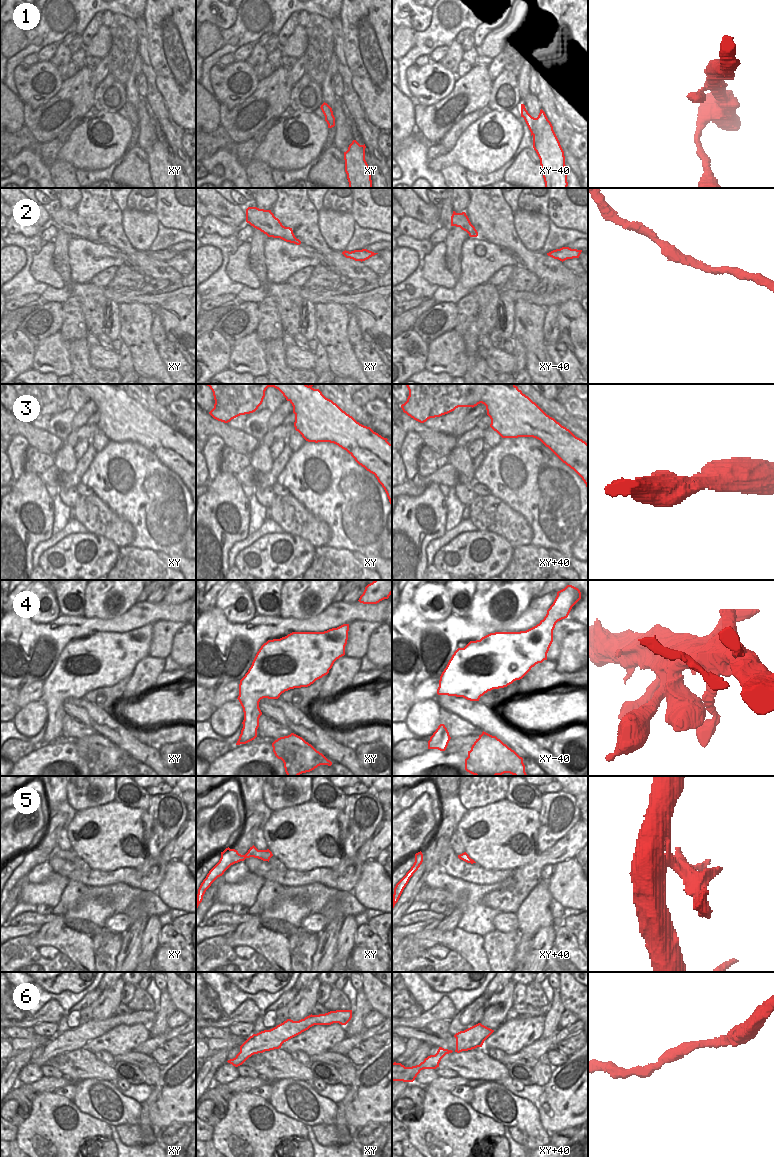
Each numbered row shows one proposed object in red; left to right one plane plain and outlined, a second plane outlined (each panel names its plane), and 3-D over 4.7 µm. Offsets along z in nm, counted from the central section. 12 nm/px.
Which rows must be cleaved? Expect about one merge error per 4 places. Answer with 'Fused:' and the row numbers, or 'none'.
Fused: none

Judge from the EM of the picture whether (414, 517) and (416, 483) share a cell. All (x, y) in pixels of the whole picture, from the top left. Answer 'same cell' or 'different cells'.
different cells

